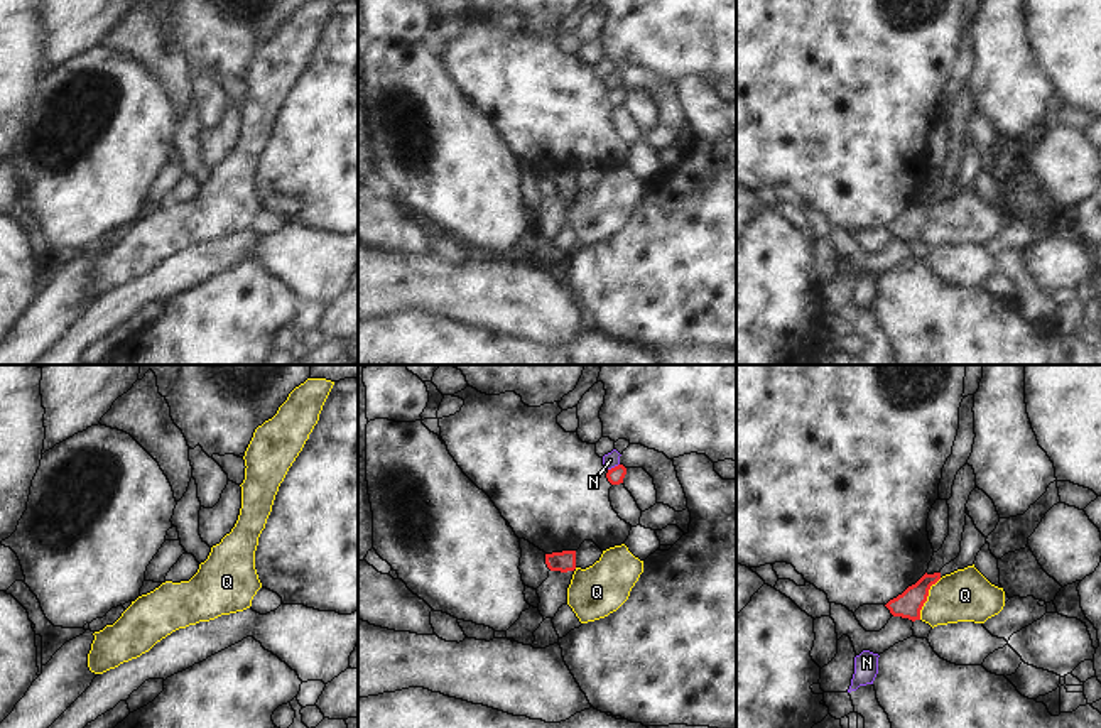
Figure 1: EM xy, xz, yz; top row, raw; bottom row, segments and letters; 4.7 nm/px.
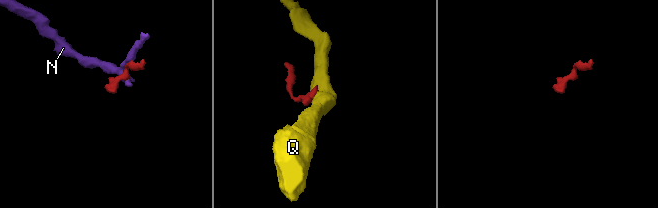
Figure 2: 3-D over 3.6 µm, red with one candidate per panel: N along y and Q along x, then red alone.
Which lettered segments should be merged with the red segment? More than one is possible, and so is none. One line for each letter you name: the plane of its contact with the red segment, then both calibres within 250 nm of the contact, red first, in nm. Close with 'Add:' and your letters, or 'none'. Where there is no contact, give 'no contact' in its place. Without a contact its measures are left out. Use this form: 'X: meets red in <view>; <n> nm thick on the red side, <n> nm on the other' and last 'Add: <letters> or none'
Add: none

